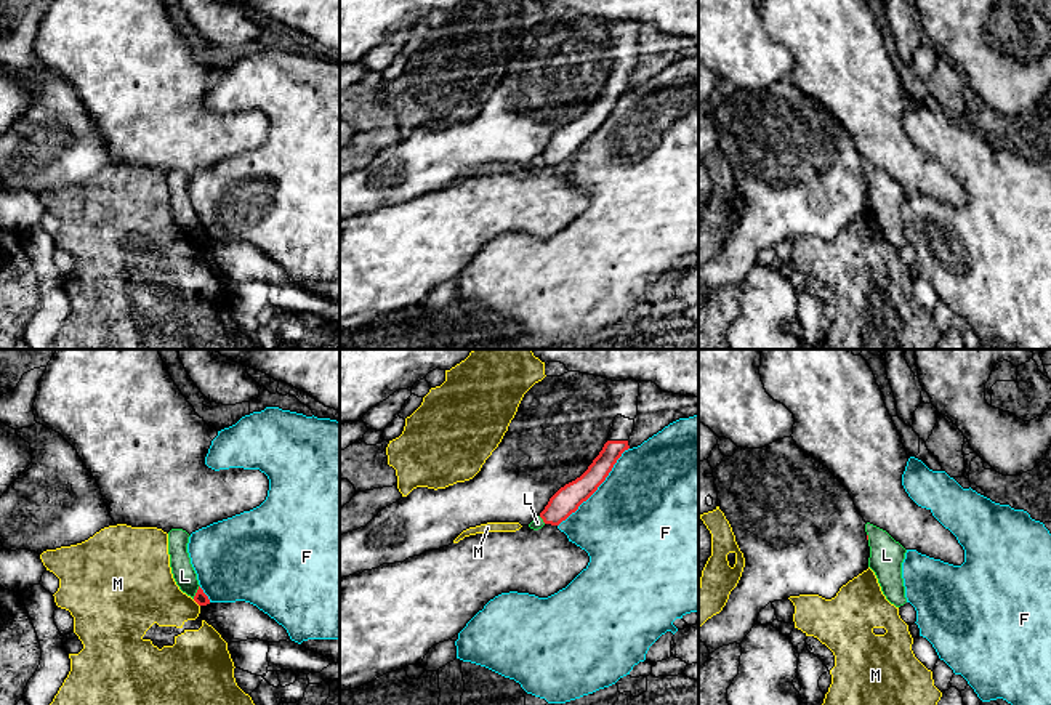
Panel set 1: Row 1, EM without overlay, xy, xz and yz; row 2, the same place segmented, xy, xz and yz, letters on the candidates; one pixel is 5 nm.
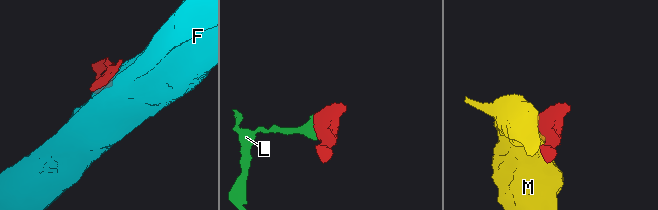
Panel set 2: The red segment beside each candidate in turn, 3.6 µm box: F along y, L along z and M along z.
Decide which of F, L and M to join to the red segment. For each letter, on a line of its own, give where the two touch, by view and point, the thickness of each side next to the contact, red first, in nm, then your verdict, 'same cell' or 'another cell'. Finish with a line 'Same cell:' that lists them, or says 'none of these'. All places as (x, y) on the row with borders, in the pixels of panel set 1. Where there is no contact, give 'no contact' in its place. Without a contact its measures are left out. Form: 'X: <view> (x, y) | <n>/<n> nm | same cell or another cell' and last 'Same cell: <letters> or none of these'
F: xz (598, 486) | 140/500 nm | another cell
L: xy (197, 592) | 70/120 nm | another cell
M: xy (196, 601) | 70/300 nm | another cell
Same cell: none of these

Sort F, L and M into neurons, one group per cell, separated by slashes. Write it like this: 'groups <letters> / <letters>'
groups F / L / M

